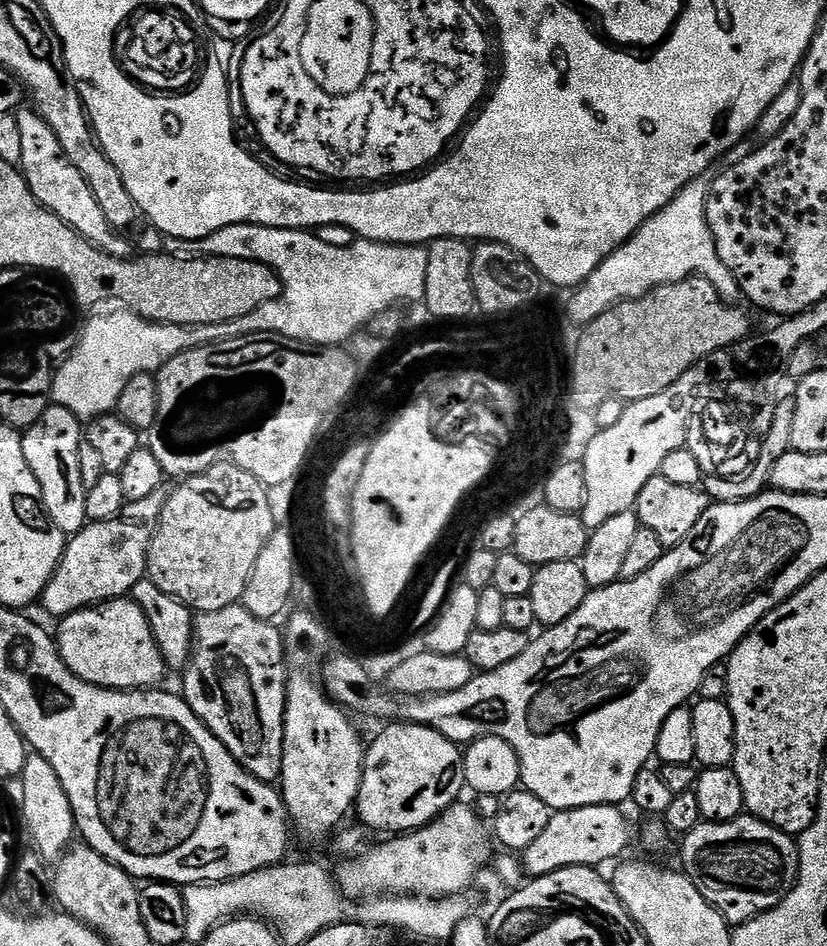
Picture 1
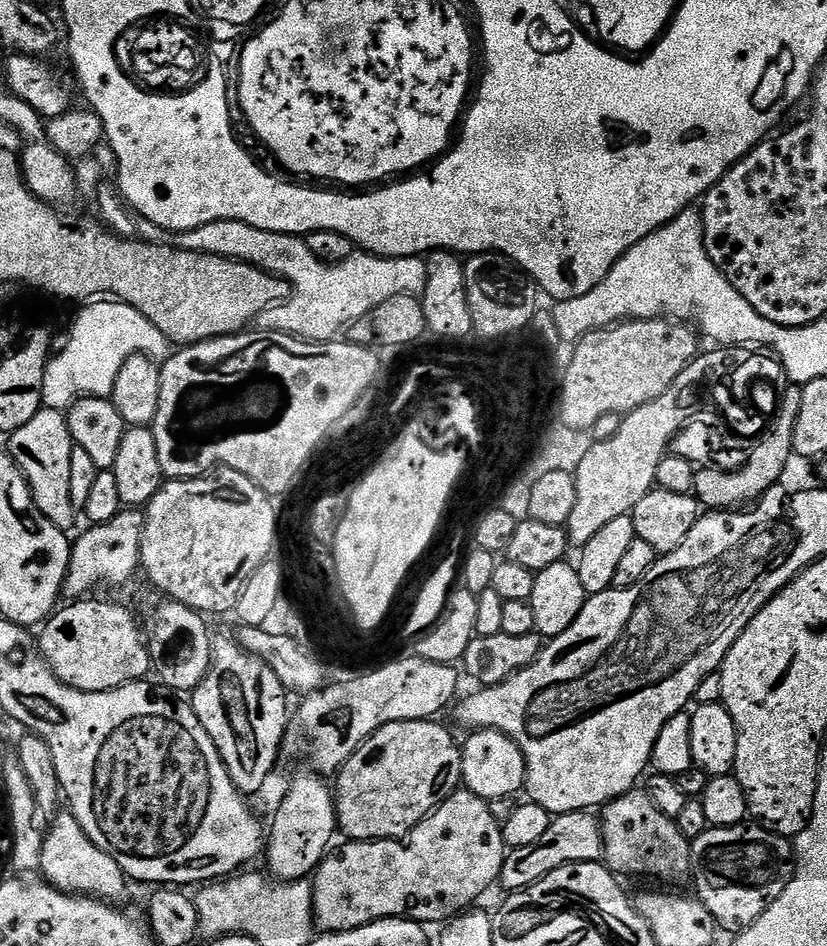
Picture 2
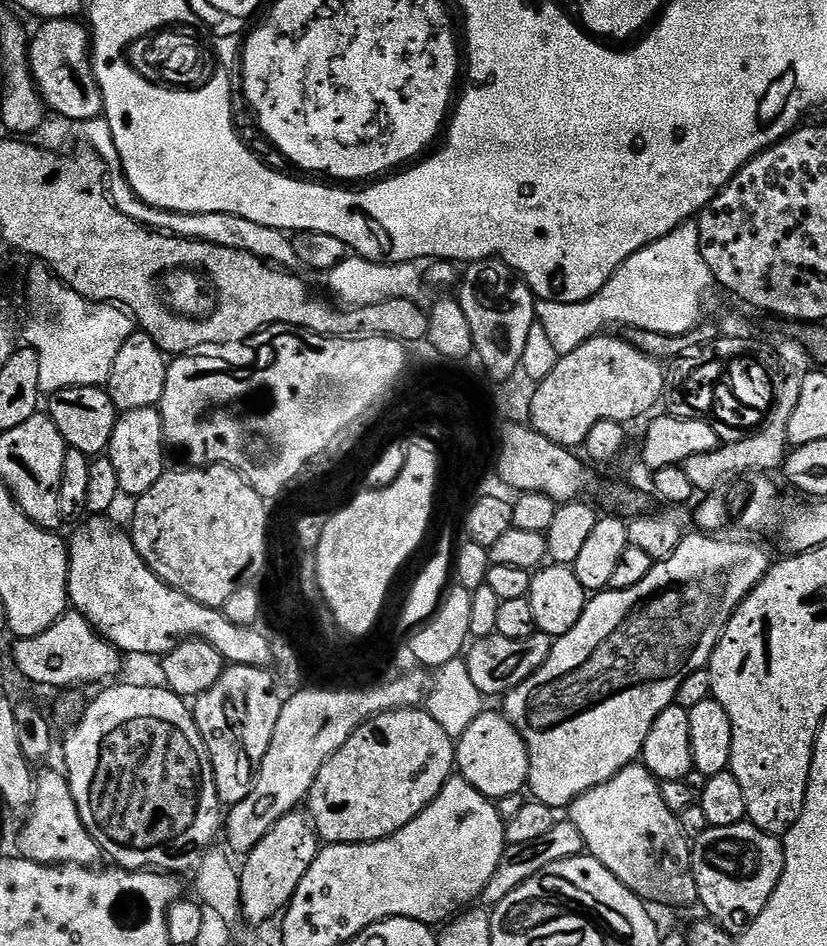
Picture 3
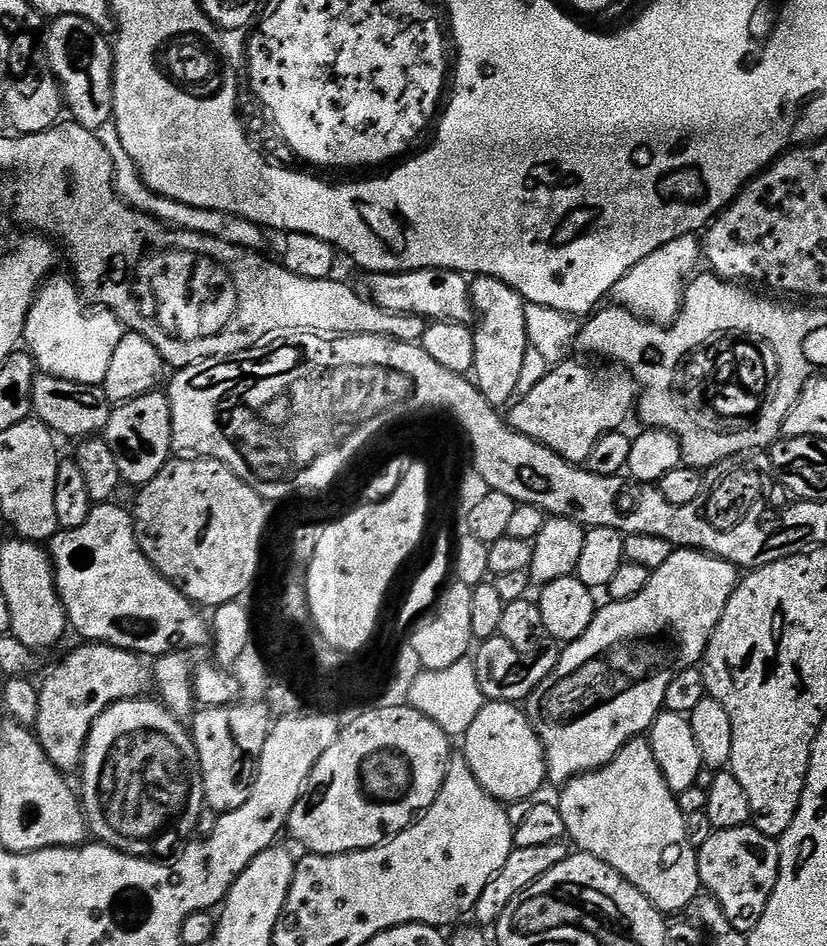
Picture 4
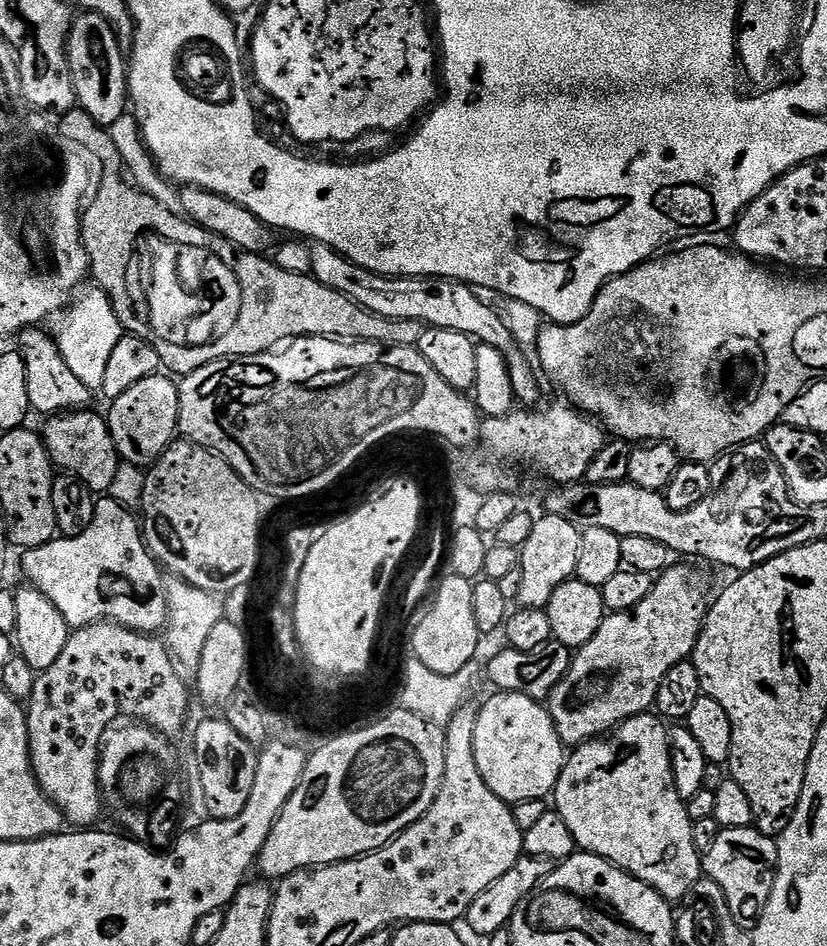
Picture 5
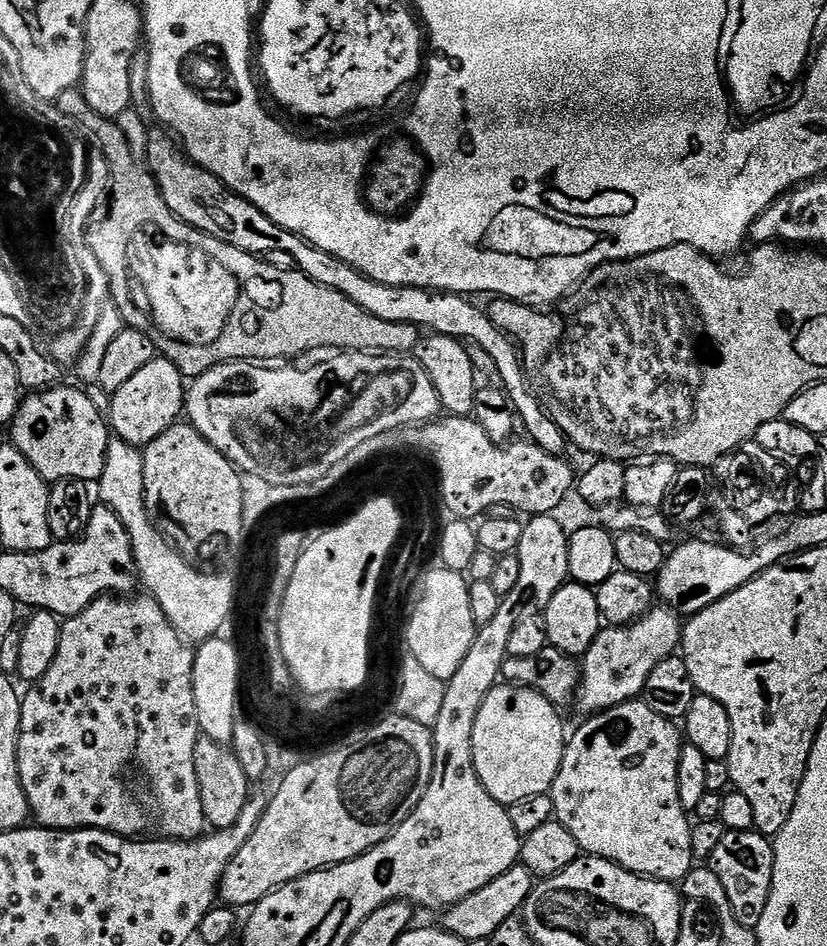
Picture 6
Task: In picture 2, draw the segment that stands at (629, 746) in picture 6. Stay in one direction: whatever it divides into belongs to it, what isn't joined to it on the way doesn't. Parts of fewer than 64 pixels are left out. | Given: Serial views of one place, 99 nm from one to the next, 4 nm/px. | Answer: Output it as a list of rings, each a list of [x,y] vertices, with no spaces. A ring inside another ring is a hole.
[[[633,790],[620,796],[616,800],[611,800],[609,804],[603,805],[602,813],[599,817],[600,829],[604,835],[604,854],[603,859],[607,867],[613,873],[621,874],[625,872],[628,876],[645,876],[648,880],[661,880],[661,885],[689,883],[692,875],[692,845],[678,830],[674,820],[666,818],[658,806],[649,798],[647,791]]]

